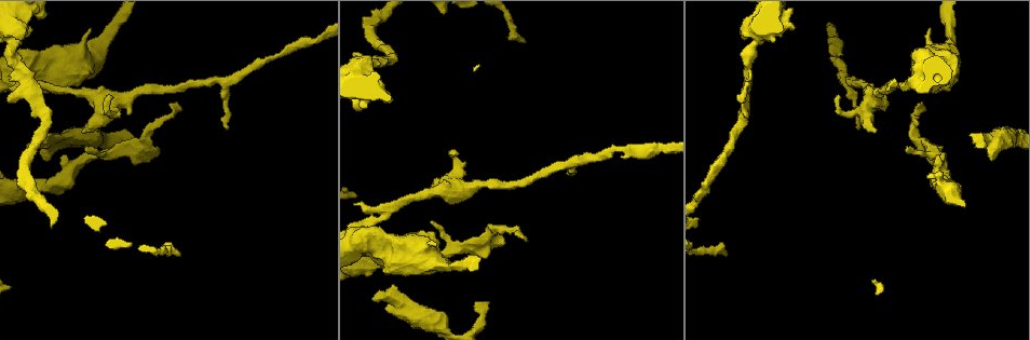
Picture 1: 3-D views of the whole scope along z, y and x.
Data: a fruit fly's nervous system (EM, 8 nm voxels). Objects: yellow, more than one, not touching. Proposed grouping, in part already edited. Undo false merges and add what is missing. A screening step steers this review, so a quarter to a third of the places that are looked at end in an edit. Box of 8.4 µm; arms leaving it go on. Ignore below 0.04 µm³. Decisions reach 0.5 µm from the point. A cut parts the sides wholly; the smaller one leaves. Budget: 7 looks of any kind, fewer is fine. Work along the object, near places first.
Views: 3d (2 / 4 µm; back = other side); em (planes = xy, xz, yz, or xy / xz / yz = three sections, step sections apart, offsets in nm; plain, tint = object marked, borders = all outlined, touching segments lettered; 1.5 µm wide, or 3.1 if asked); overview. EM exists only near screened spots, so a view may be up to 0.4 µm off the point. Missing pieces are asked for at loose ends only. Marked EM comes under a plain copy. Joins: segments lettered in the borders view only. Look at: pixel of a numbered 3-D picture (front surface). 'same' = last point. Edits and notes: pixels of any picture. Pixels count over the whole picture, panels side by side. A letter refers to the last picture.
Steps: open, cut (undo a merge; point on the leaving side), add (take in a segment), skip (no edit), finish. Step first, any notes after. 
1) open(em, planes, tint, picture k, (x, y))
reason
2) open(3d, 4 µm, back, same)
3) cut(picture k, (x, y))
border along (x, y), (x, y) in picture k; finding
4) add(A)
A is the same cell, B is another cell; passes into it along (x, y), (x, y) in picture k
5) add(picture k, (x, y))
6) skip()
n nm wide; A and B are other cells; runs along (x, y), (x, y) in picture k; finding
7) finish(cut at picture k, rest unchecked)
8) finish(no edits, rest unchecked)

open(em, yz, step 8, tint, picture 1, (503, 241))

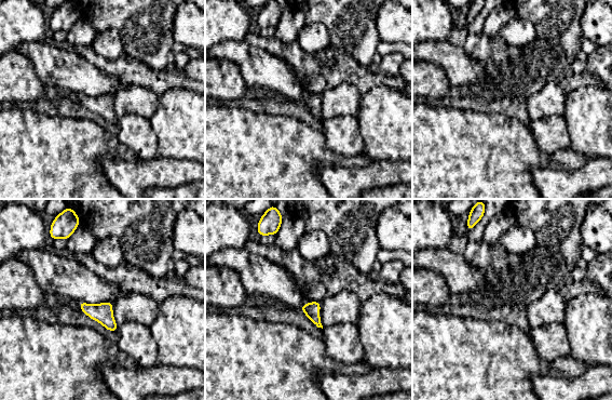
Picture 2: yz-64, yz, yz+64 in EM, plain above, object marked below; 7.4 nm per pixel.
open(em, planes, borders, same)
another direction

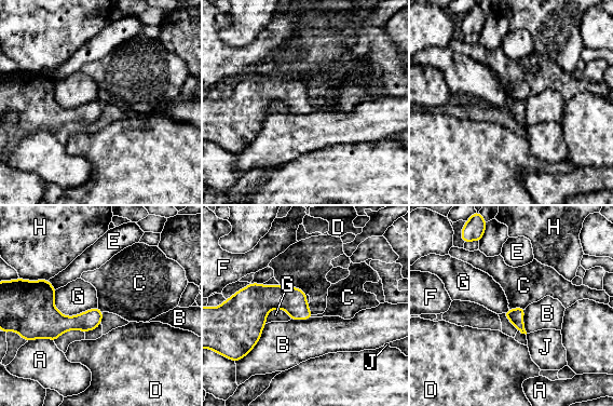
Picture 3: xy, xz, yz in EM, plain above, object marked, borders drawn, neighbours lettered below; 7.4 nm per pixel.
skip()
A, B, C, D, E, F, G, H and J are other cells; border along (525, 308), (513, 308), (509, 310) in picture 3; none of them fits

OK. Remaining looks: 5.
open(3d, 4 µm, picture 1, (143, 91))
thick turns thin

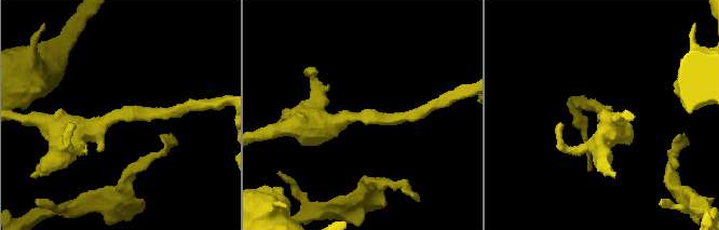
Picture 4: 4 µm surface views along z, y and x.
open(em, planes, borders, picture 4, (357, 119))
arms of 180, 460 nm

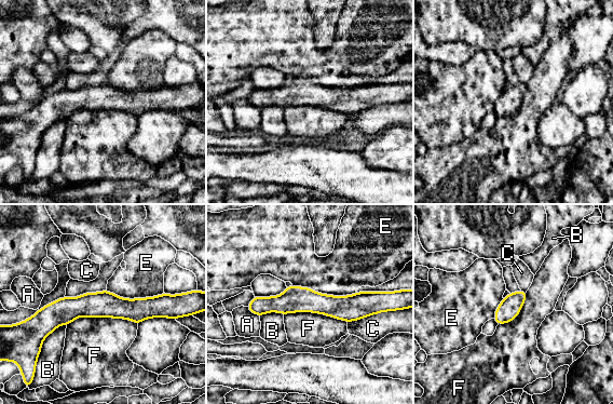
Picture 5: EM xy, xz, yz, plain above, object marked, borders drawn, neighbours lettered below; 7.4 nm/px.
skip()
A, B, C, E and F are other cells; border along (66, 324), (43, 340), (33, 377) in picture 5; continuous, no second cell

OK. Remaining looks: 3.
open(em, planes, borders, picture 1, (83, 133))
branch stops here

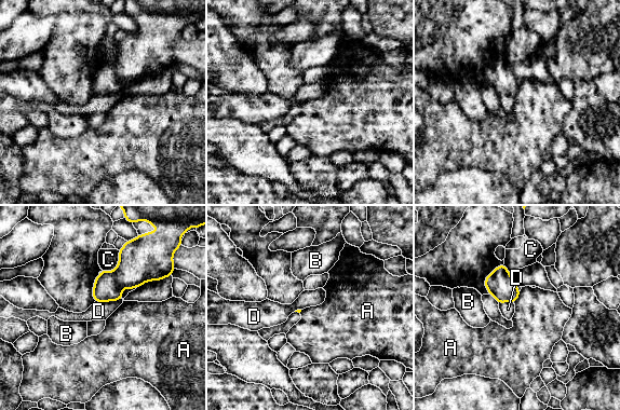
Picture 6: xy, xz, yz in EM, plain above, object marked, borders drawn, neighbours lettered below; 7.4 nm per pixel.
skip()
A, B, C and D are other cells; border along (122, 299), (94, 302) in picture 6; no lettered segment goes on from it

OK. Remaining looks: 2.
finish(no edits, rest unchecked)

